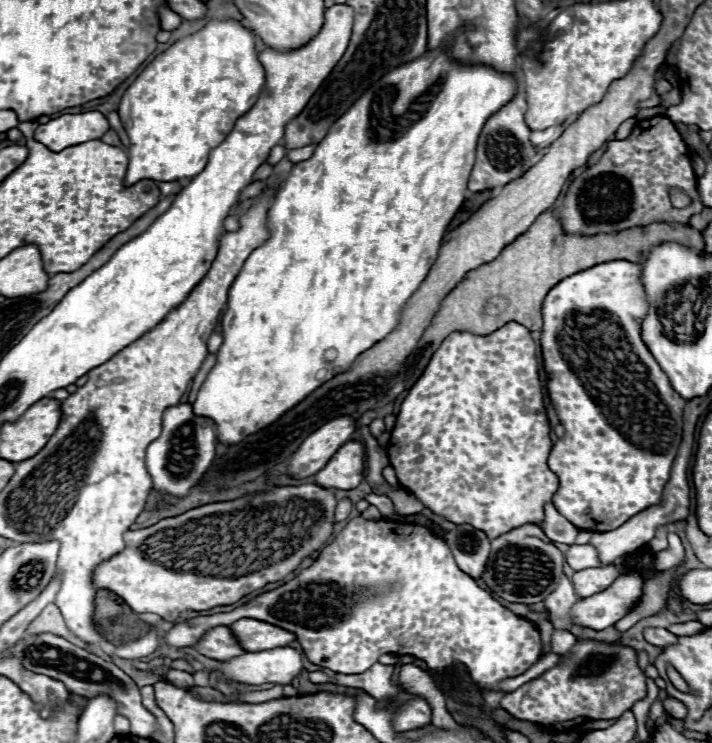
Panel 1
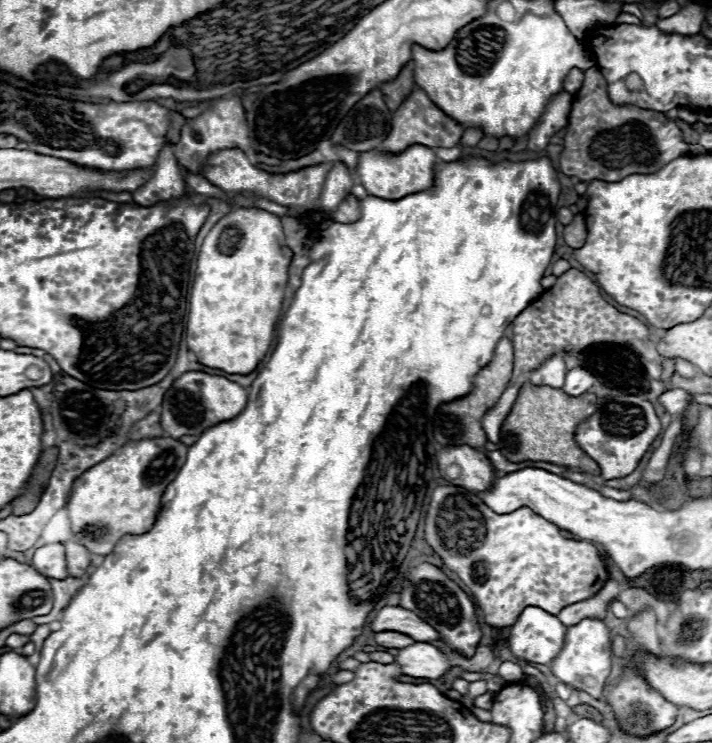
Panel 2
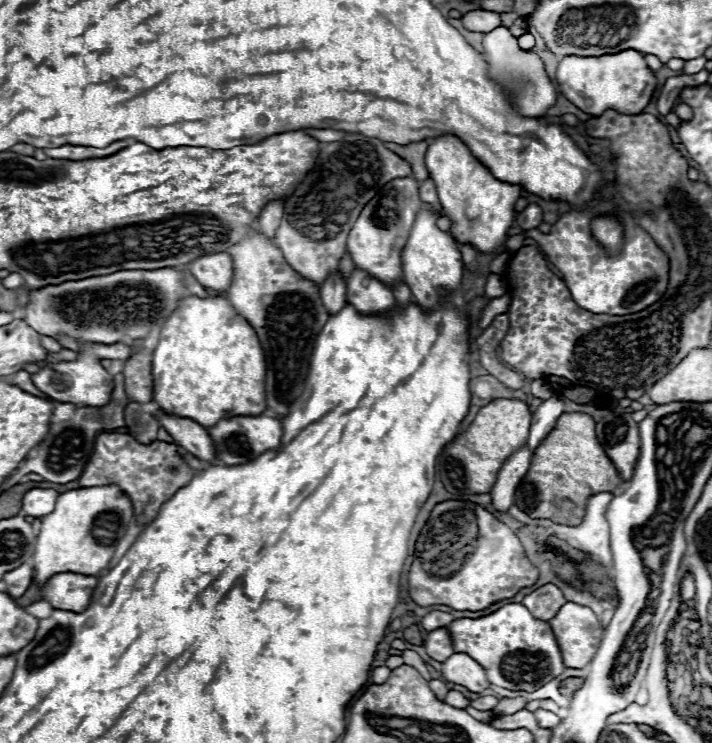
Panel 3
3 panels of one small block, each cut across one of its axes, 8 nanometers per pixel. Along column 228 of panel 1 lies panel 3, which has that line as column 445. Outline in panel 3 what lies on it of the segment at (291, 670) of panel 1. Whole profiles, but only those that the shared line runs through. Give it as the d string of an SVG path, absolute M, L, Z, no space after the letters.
M454 652L450 658L446 658L440 672L448 682L466 686L470 692L482 692L490 686L484 668L462 652Z

